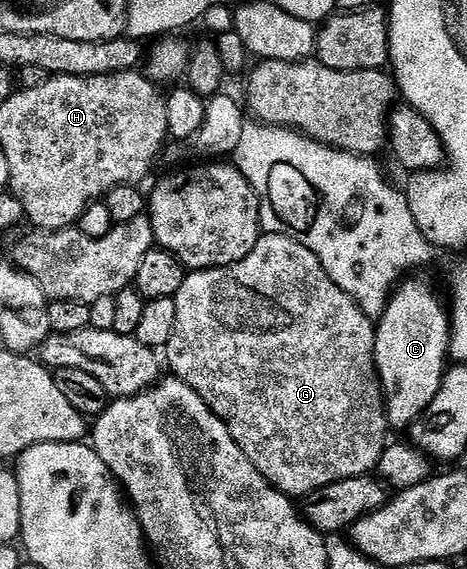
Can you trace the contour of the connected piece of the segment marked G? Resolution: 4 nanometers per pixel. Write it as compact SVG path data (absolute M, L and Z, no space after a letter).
M262 233L261 239L239 260L230 266L217 266L214 270L195 270L186 273L183 288L175 298L175 332L171 340L163 347L163 358L171 369L172 377L183 380L201 399L223 420L227 432L239 444L239 448L255 464L255 468L270 482L276 490L282 490L294 500L348 478L363 478L376 471L383 456L391 433L389 418L385 415L385 393L381 391L381 381L375 364L375 336L377 328L374 319L368 318L361 305L353 299L323 268L317 254L299 244L293 238L282 234Z

